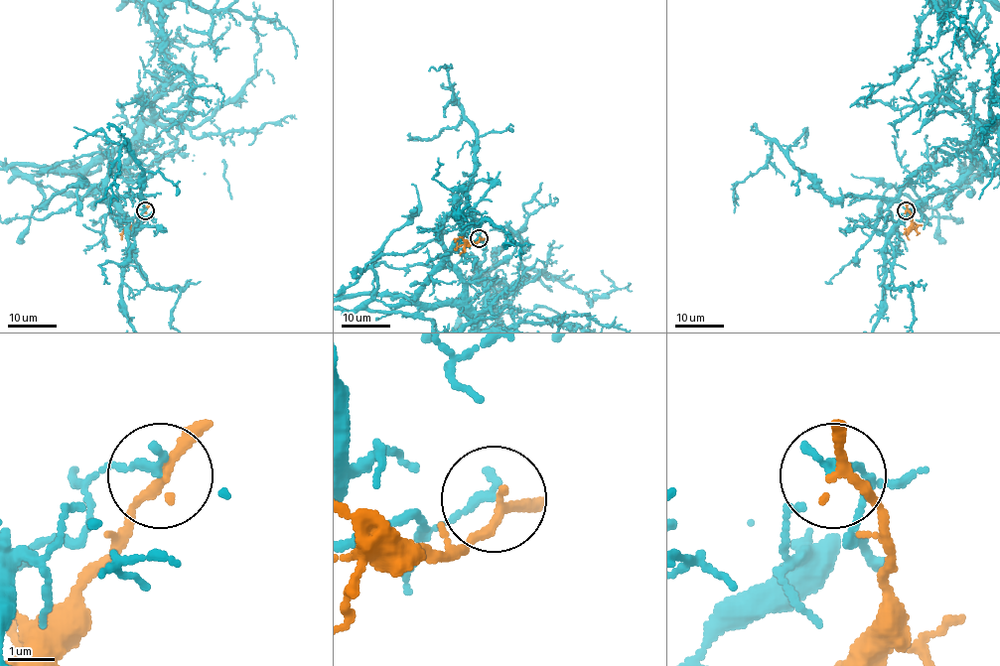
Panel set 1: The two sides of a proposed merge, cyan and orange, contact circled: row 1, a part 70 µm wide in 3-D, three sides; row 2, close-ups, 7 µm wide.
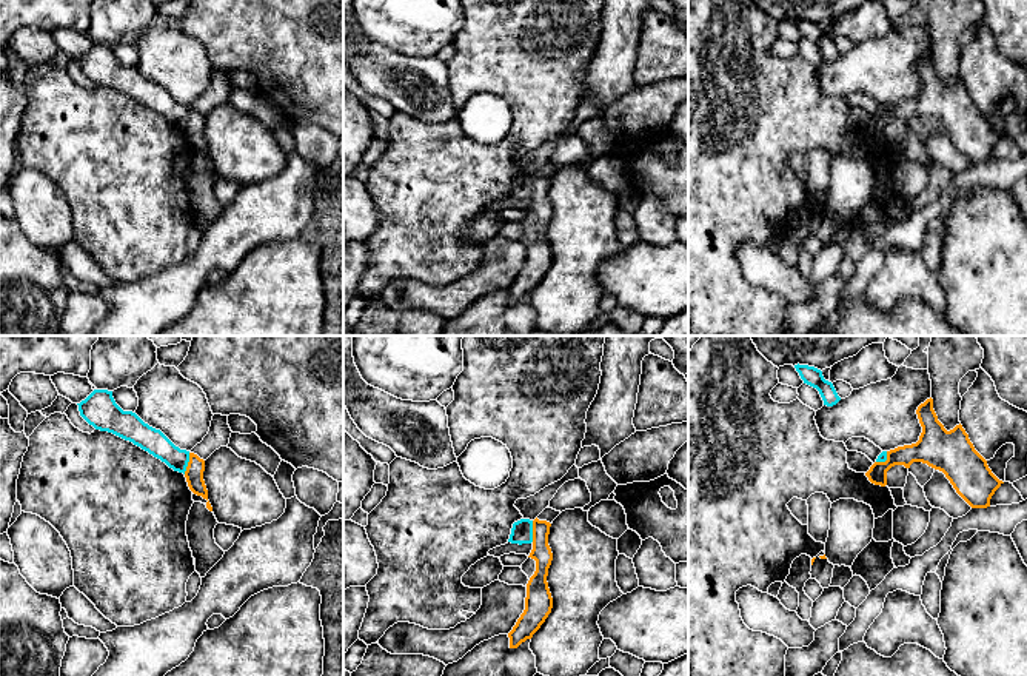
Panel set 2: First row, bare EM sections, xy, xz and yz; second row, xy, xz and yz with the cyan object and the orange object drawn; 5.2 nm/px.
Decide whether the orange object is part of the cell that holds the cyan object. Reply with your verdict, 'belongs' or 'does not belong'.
does not belong

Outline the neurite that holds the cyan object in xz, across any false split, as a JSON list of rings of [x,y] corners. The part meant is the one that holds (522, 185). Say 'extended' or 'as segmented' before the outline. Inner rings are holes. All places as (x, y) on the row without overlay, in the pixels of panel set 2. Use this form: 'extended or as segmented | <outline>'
as segmented | [[[520,174],[513,179],[508,197],[511,199],[531,199],[533,197],[533,176]]]

